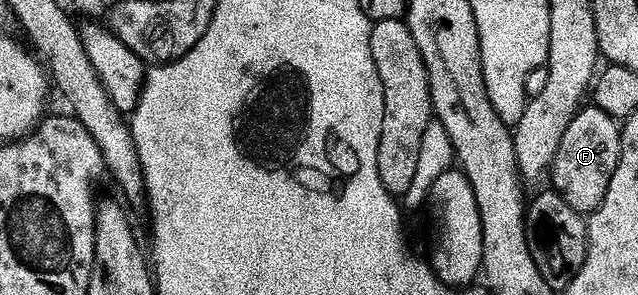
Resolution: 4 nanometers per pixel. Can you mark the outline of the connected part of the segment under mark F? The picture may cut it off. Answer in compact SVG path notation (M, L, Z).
M595 104L583 105L575 111L568 128L564 128L564 136L560 136L560 148L556 148L554 163L548 171L548 178L554 181L551 182L553 189L582 215L593 214L600 200L604 200L604 192L608 192L608 180L612 180L612 172L616 172L621 151L619 119Z

